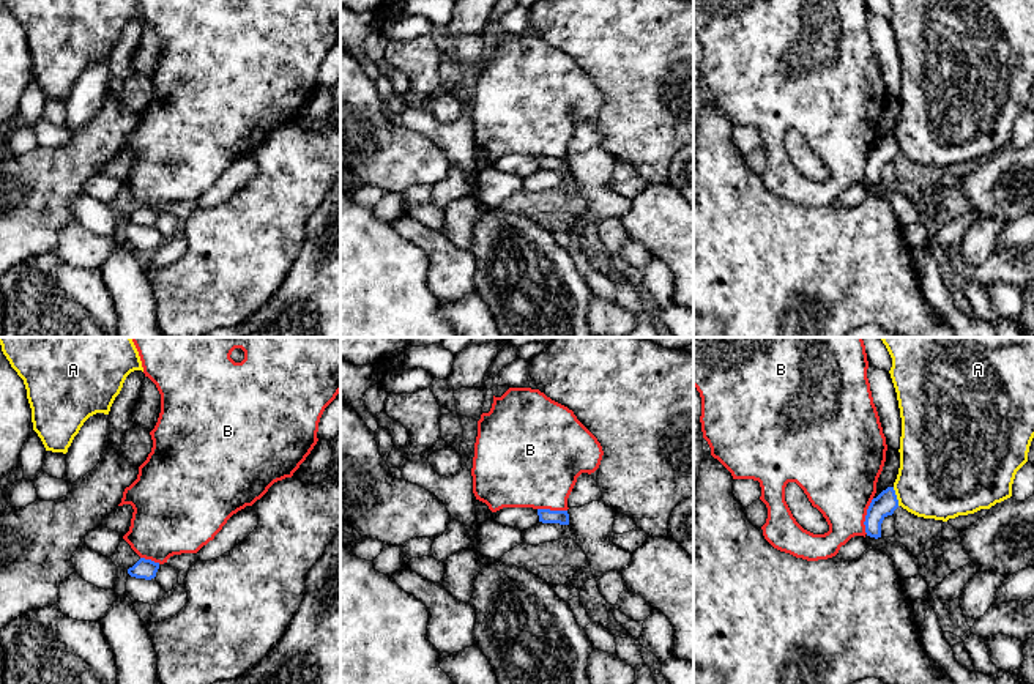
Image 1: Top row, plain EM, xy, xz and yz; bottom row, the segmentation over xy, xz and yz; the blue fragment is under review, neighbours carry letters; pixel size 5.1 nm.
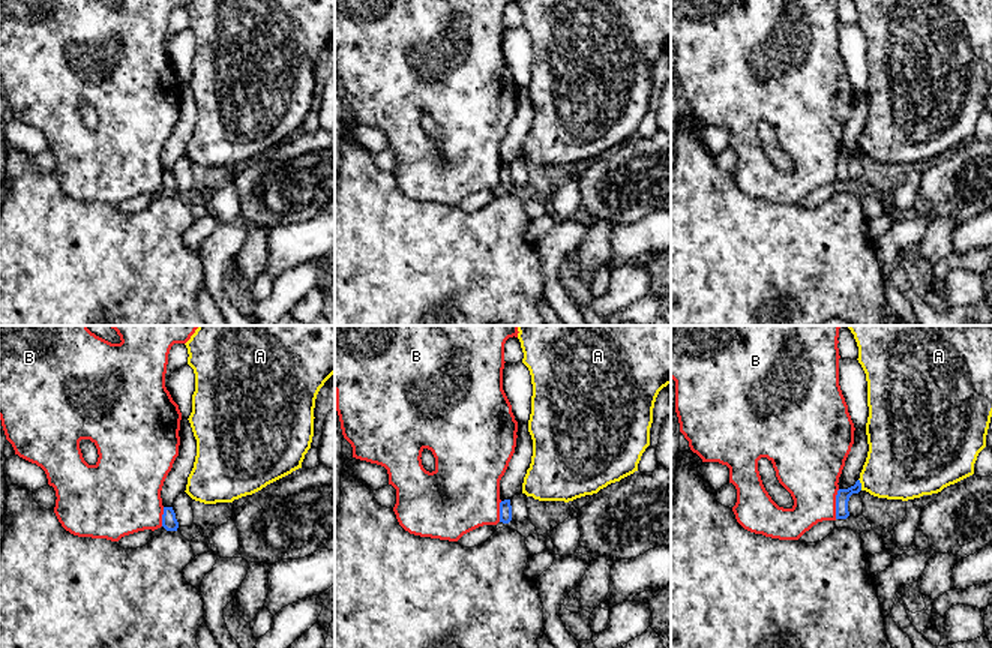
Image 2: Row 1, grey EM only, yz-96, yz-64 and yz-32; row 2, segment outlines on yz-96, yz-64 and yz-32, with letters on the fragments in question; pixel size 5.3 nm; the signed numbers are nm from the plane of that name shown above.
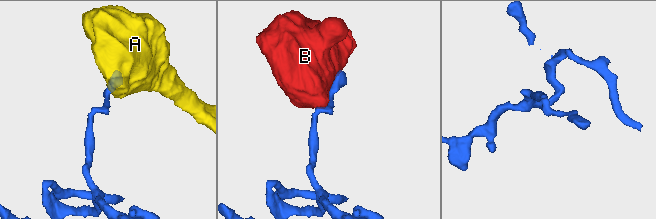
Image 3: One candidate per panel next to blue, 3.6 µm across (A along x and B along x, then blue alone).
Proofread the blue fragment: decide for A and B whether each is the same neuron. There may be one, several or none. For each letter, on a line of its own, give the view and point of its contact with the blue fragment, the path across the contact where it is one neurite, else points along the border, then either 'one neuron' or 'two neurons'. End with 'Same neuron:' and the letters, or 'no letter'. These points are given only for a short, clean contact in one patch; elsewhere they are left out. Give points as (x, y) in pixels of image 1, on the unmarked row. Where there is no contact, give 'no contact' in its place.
A: meets blue in yz at (896, 144); border along yz (892, 134), (899, 152); two neurons
B: meets blue in yz at (866, 163); two neurons
Same neuron: no letter

